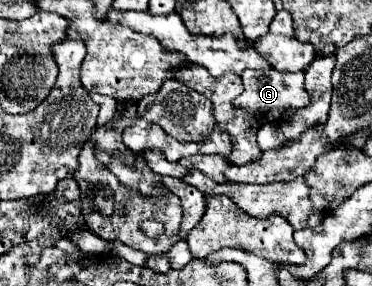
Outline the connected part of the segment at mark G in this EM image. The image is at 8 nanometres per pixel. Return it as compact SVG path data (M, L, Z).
M246 69L242 73L242 81L244 81L244 93L236 99L236 105L252 109L260 123L278 121L288 109L300 109L310 103L310 95L304 89L304 71L286 73L272 69L272 73L260 73L254 69Z

